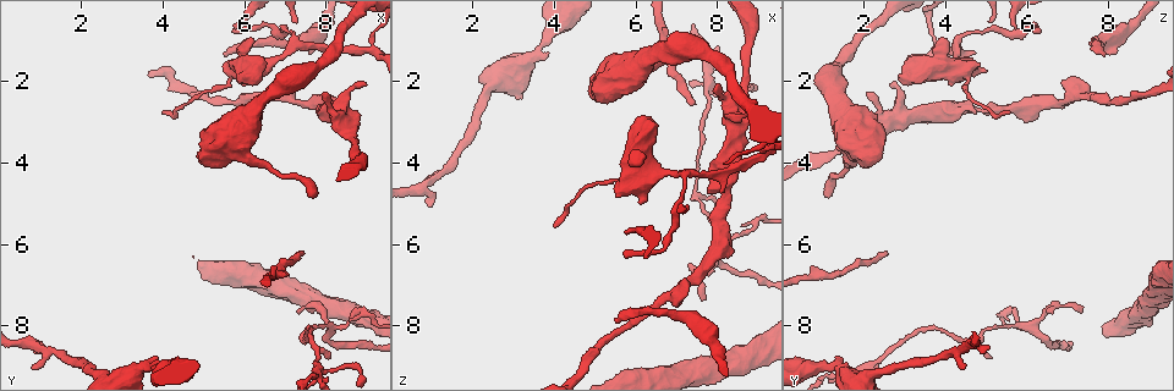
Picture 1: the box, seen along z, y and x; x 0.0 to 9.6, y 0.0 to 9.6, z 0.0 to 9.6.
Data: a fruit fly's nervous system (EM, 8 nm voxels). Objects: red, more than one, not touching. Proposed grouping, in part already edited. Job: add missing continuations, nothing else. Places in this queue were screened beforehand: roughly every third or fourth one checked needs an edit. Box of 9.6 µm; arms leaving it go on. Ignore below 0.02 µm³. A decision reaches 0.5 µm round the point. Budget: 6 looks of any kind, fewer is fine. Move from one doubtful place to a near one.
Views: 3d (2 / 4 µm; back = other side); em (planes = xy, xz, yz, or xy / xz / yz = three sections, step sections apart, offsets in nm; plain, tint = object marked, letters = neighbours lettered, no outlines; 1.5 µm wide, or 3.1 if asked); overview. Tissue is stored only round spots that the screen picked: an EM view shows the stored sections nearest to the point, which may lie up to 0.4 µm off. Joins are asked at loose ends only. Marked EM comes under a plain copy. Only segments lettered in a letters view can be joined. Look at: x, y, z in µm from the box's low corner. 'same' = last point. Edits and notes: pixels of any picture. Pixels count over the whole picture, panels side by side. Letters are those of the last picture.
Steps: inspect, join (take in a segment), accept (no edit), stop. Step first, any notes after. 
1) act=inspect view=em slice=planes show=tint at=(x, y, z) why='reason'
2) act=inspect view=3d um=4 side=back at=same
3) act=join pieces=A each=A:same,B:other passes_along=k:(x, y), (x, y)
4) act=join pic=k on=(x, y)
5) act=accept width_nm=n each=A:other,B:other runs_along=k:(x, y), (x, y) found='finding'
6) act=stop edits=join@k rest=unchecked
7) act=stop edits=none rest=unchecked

act=inspect view=em slice=xy step=8 show=letters at=(7.75, 7.65, 7.40) why='thin end'

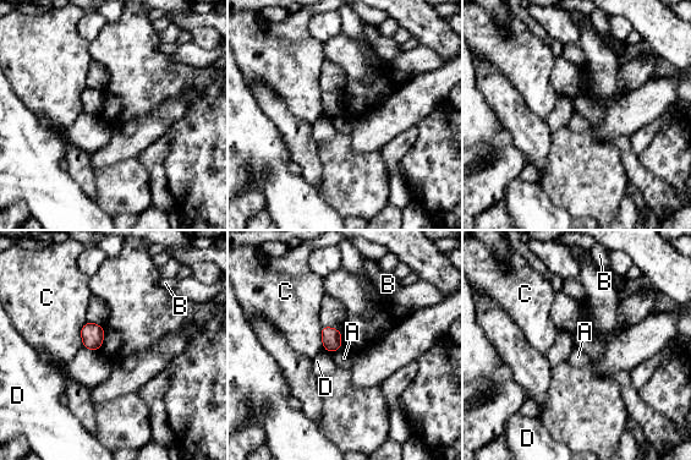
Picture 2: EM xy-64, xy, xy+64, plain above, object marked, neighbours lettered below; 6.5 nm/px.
act=accept each=A:other,B:other,C:other,D:other border=2:(343, 345), (332, 352) found='no lettered segment goes on from it'

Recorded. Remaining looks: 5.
act=inspect view=3d um=2 at=(7.50, 6.20, 2.55) why='long arm stops here'

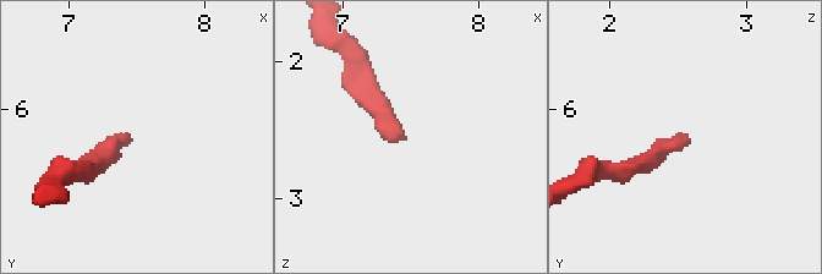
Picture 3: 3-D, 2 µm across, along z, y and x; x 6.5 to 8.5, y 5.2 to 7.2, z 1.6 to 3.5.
act=inspect view=em slice=xz step=4 show=letters at=(7.46, 6.22, 2.56)

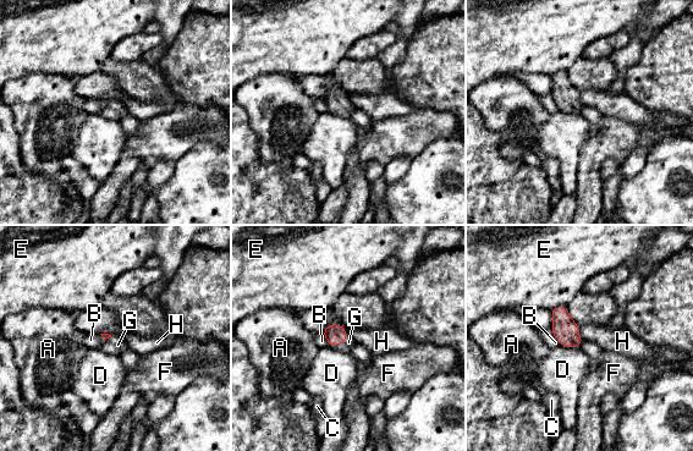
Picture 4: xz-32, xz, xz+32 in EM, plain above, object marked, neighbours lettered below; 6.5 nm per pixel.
act=inspect view=em slice=planes show=letters at=same why='another direction'

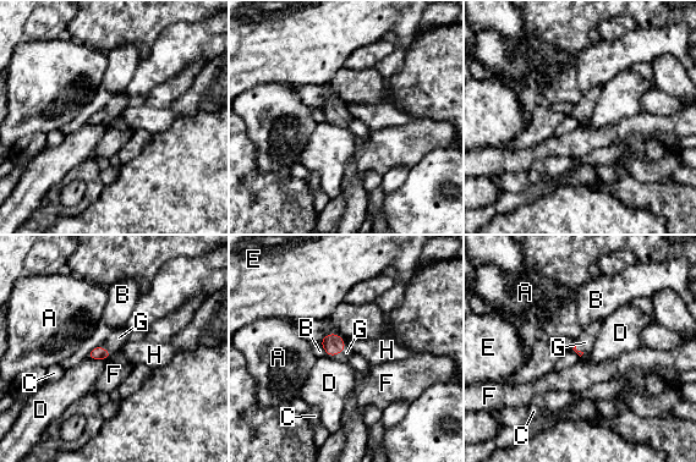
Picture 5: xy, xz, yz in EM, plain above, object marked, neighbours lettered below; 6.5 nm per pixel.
act=join pieces=G each=A:other,B:other,C:other,D:other,E:other,F:other,G:same,H:other found='it goes on there'

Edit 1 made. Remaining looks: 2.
act=stop edits=join@5 rest=unchecked

